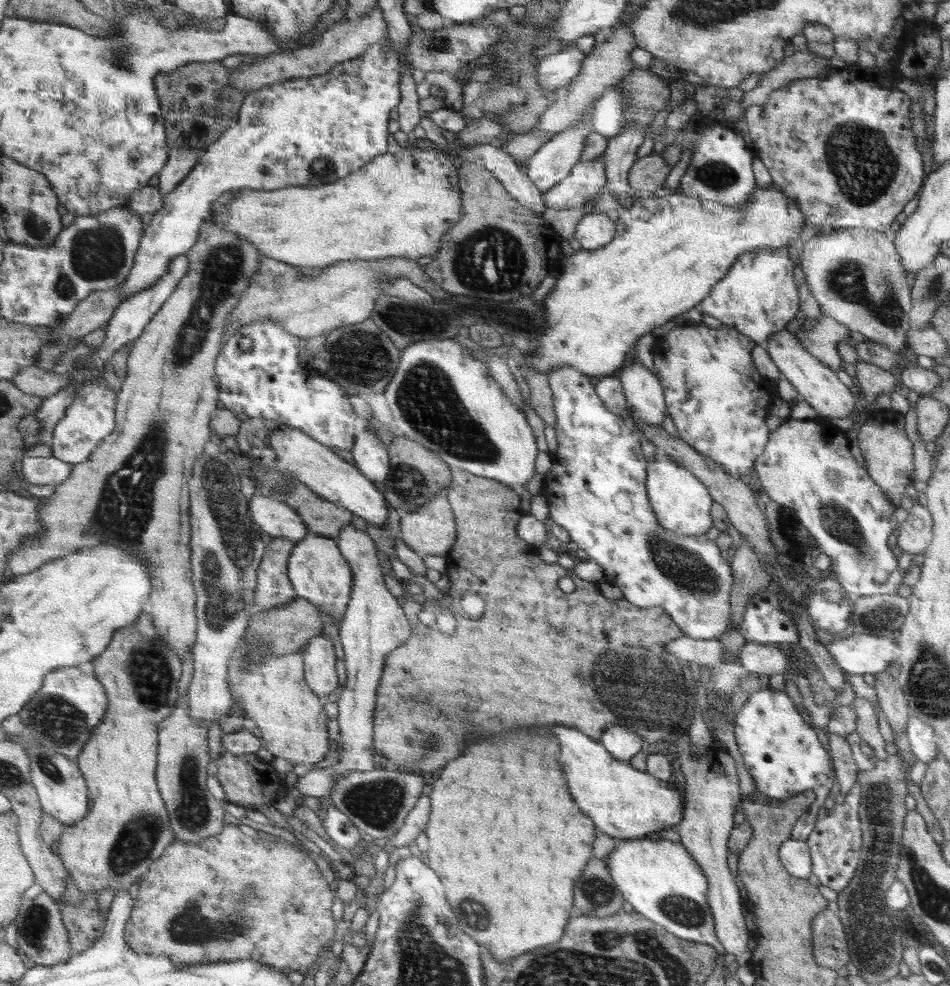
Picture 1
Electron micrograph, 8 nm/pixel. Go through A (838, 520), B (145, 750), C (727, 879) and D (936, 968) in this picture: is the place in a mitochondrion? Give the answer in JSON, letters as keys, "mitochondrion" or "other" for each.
{"A":"mitochondrion","B":"other","C":"other","D":"other"}

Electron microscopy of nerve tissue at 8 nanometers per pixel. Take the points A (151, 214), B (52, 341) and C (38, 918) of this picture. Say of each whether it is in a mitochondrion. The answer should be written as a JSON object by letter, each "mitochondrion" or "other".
{"A":"other","B":"other","C":"mitochondrion"}

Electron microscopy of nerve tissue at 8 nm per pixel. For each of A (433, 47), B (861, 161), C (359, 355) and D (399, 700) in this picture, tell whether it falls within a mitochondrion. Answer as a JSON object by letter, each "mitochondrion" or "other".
{"A":"mitochondrion","B":"mitochondrion","C":"mitochondrion","D":"other"}

